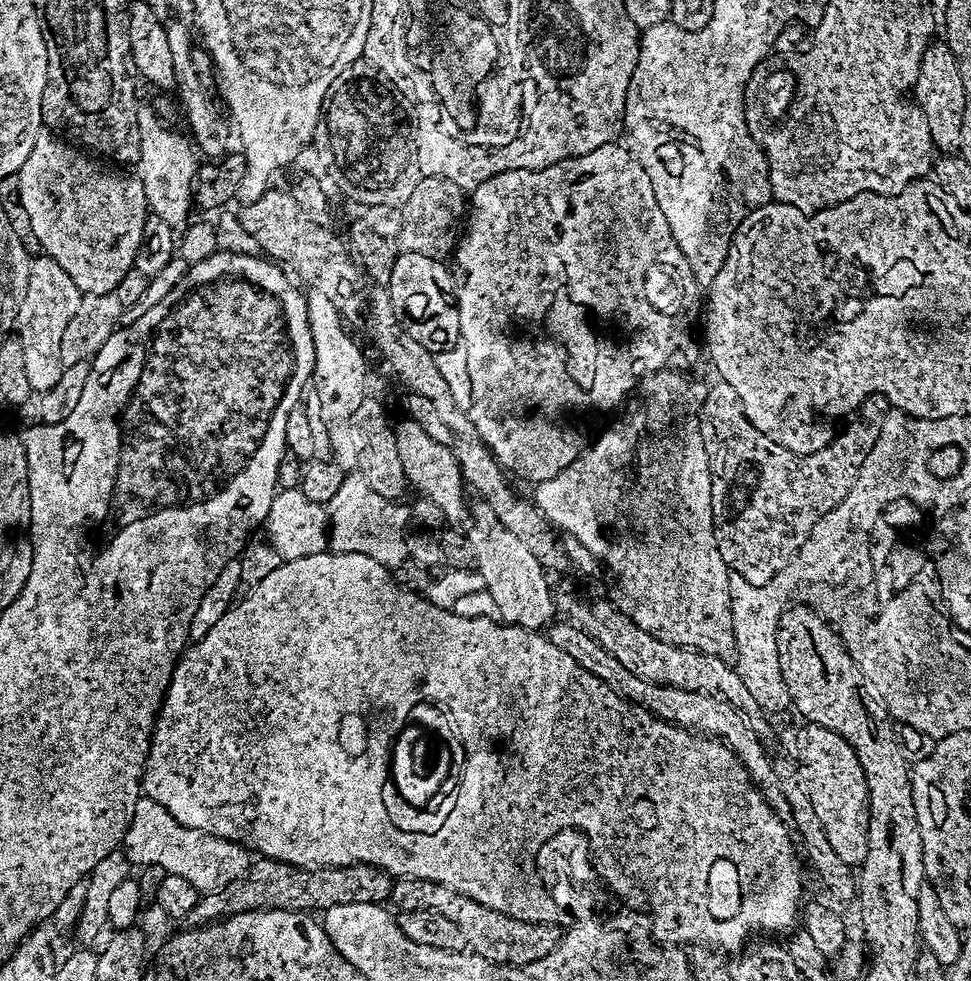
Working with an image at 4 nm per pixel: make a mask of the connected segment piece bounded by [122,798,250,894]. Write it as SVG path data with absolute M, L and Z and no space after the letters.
M147 798L137 800L134 806L122 851L129 865L153 864L161 868L161 873L186 878L186 882L190 882L200 894L230 886L230 882L245 876L250 867L249 849L235 840L223 840L208 832L200 832L197 828L182 826L165 808L158 806L158 802Z

